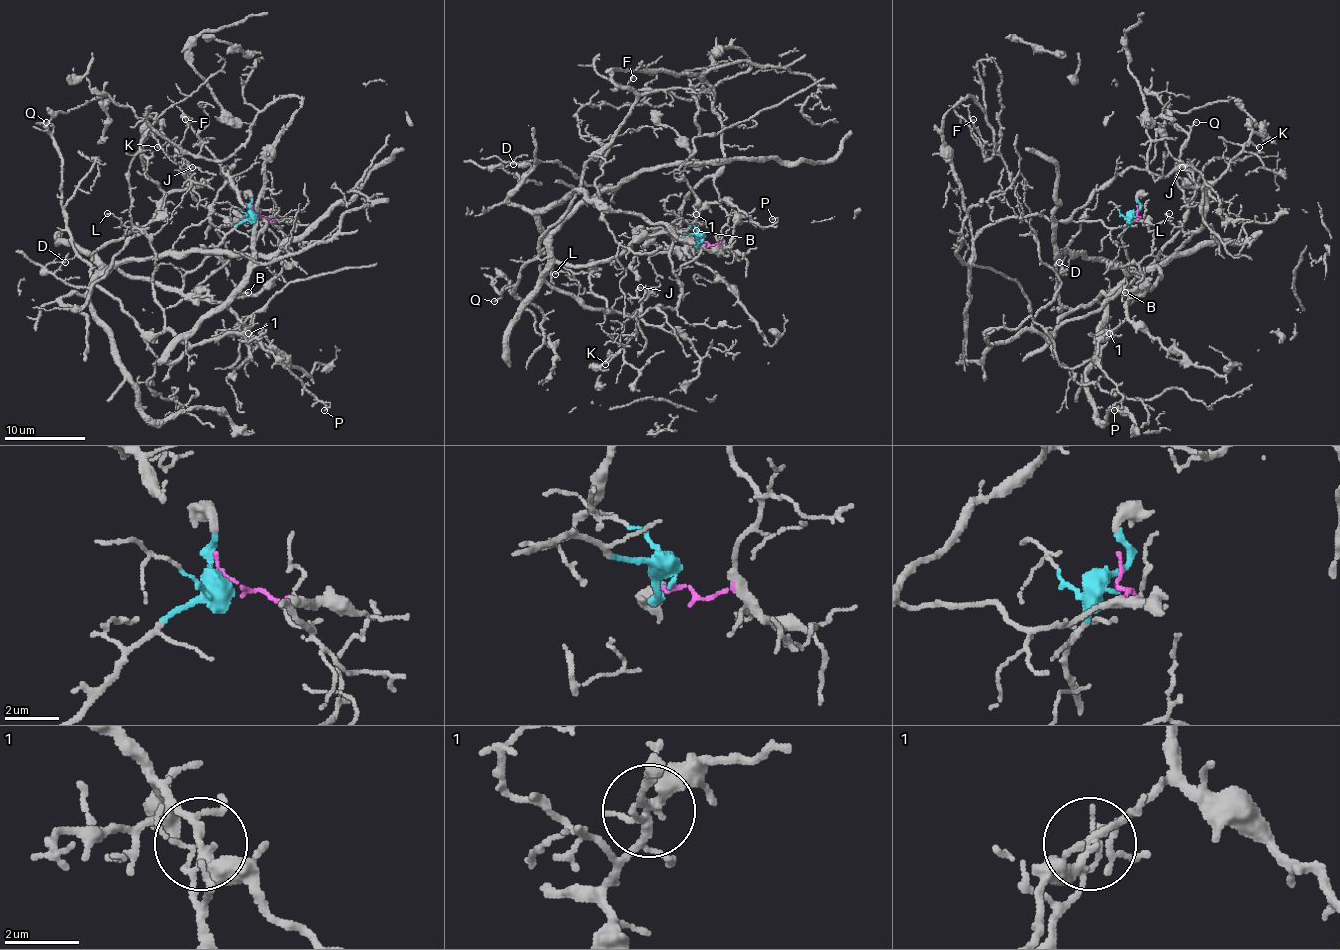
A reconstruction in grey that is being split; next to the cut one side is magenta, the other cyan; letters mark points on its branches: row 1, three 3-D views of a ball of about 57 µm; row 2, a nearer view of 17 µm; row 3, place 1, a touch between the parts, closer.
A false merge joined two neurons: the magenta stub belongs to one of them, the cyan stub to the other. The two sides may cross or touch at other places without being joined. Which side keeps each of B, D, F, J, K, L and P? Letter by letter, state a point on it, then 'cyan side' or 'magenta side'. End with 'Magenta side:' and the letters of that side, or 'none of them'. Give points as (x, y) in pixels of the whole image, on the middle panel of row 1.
B: (696, 230) | cyan side
D: (513, 164) | cyan side
F: (633, 78) | magenta side
J: (640, 287) | cyan side
K: (605, 364) | cyan side
L: (555, 274) | cyan side
P: (772, 219) | cyan side
Magenta side: F

